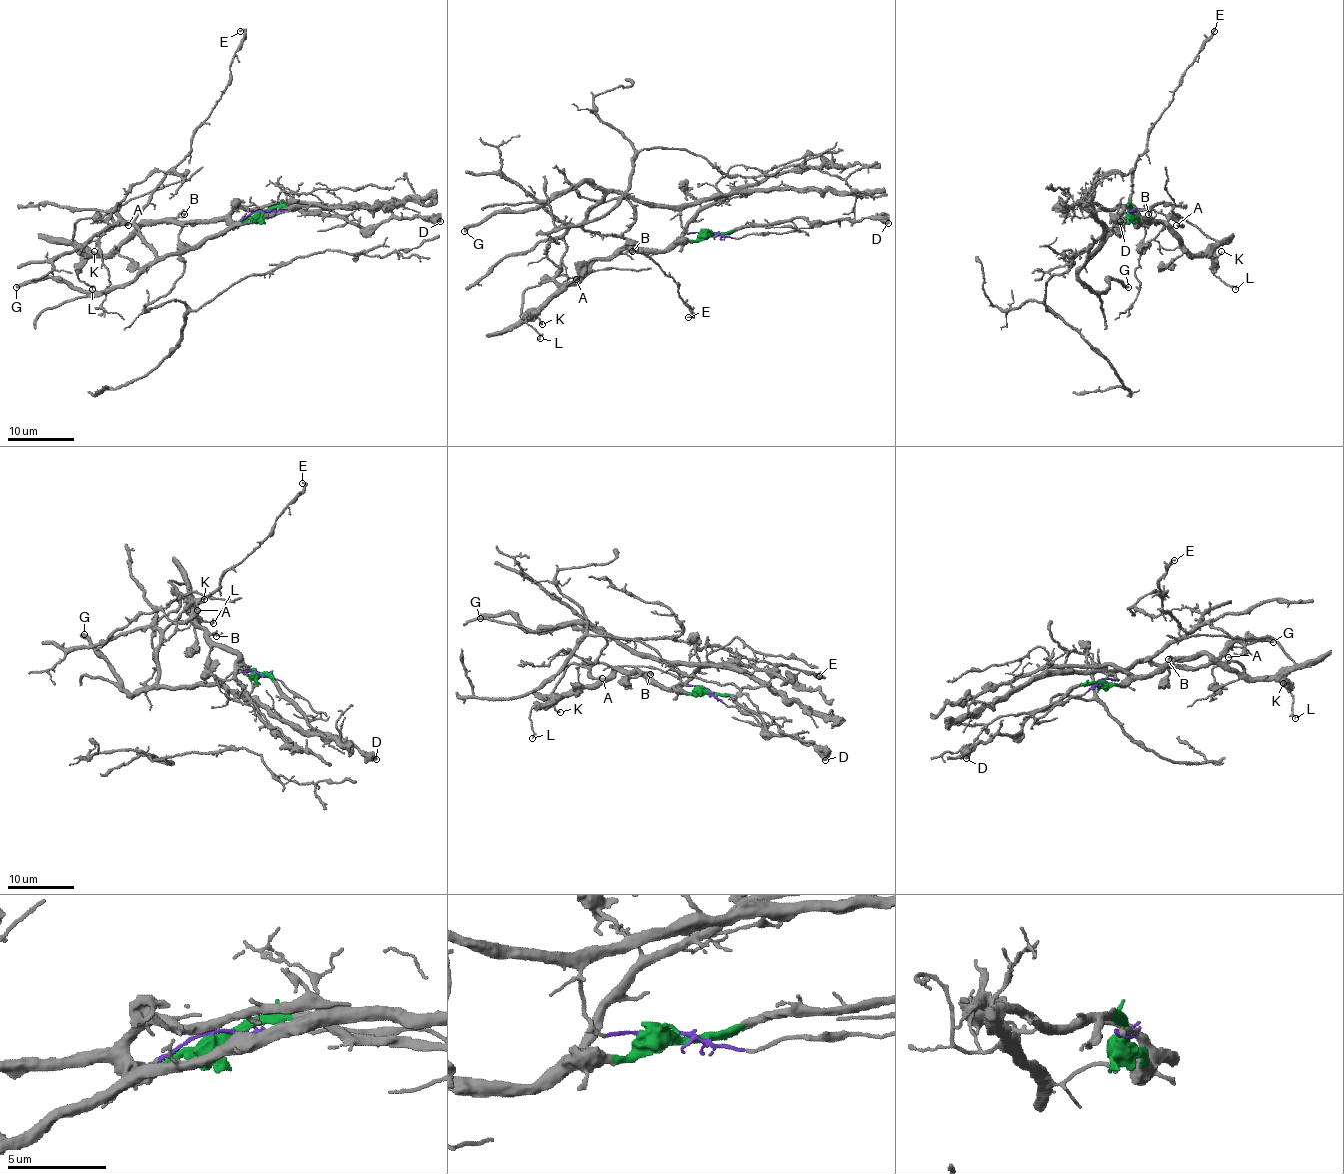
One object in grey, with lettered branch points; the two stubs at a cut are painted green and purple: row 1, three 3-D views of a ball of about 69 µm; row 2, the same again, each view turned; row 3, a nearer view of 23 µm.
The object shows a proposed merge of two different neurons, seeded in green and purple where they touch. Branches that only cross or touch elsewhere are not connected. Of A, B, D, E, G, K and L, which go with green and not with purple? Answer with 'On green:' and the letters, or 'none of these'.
On green: B, D, K, L

